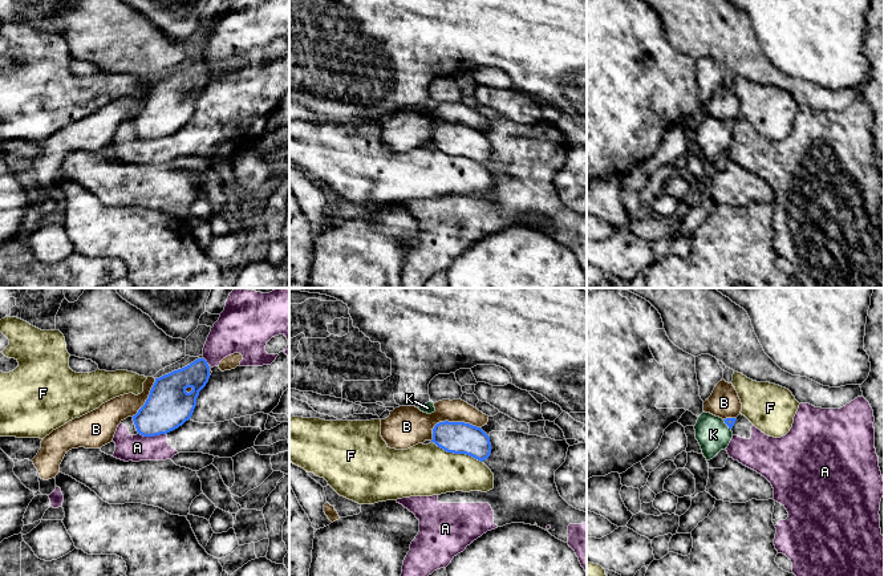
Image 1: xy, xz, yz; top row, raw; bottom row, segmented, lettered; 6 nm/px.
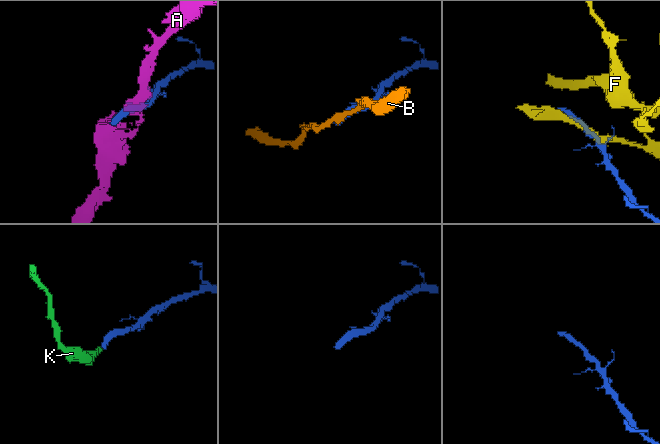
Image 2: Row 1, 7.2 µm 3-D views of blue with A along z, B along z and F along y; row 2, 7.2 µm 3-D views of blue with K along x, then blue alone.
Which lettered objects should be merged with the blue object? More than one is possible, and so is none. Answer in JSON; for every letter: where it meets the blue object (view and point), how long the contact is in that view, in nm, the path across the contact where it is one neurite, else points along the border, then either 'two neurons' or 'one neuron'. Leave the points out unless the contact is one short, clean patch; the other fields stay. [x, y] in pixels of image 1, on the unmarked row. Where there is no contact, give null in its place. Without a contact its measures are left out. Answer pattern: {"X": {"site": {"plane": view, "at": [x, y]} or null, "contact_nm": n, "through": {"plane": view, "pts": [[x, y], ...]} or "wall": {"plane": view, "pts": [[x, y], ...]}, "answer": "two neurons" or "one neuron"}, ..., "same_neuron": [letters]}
{"A": {"site": {"plane": "xy", "at": [151, 138]}, "contact_nm": 170, "answer": "two neurons"}, "B": {"site": {"plane": "xz", "at": [450, 125]}, "contact_nm": 320, "answer": "two neurons"}, "F": {"site": {"plane": "xz", "at": [457, 155]}, "contact_nm": 340, "answer": "two neurons"}, "K": {"site": {"plane": "yz", "at": [726, 126]}, "contact_nm": 80, "through": {"plane": "yz", "pts": [[730, 125], [726, 126], [713, 137]]}, "answer": "one neuron"}, "same_neuron": ["K"]}

